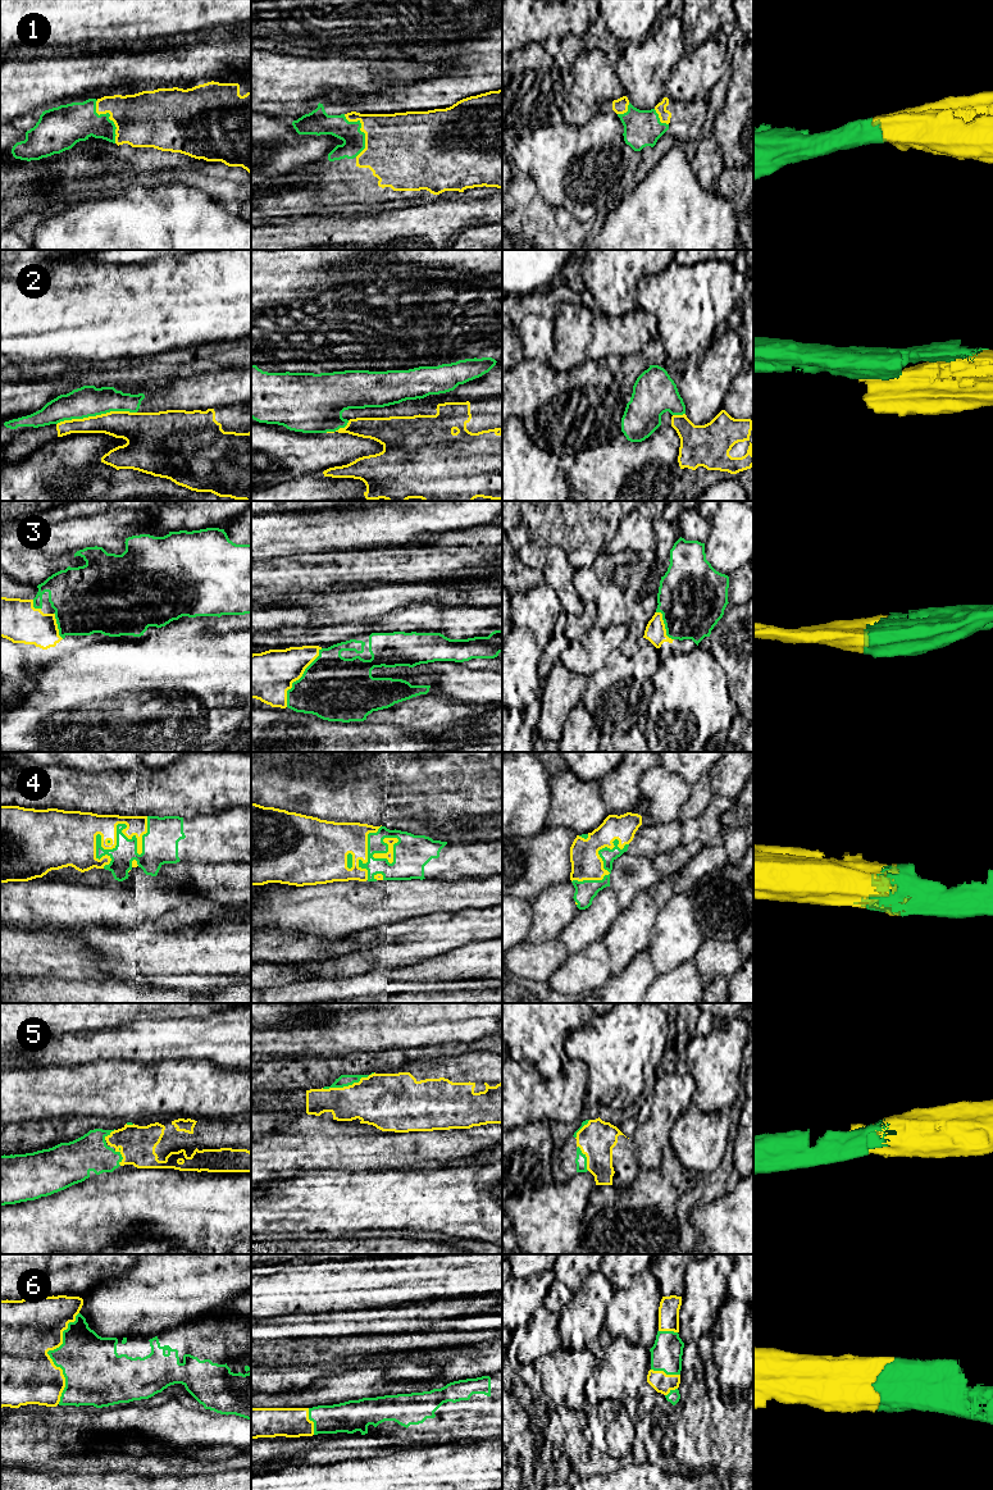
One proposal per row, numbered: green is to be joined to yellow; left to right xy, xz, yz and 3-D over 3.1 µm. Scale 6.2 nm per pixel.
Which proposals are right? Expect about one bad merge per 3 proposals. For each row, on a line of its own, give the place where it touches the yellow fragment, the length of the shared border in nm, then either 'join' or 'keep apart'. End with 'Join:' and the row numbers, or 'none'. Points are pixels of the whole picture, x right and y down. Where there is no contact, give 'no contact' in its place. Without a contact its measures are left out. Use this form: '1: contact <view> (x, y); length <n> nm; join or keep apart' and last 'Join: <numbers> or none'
1: contact xy (109, 117); length 300 nm; join
2: contact xy (96, 415); length 500 nm; keep apart
3: contact xz (299, 678); length 440 nm; join
4: contact xy (115, 830); length 420 nm; join
5: contact xz (349, 1085); length 340 nm; join
6: contact xy (48, 1354); length 600 nm; join
Join: 1, 3, 4, 5, 6

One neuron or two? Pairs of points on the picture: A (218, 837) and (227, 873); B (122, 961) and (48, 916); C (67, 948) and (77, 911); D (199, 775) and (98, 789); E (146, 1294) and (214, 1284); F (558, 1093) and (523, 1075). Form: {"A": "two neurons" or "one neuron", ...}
{"A": "two neurons", "B": "two neurons", "C": "two neurons", "D": "one neuron", "E": "one neuron", "F": "one neuron"}

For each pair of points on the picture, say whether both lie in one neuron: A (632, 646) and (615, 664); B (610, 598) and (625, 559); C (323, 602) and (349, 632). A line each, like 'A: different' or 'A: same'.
A: different
B: same
C: different

